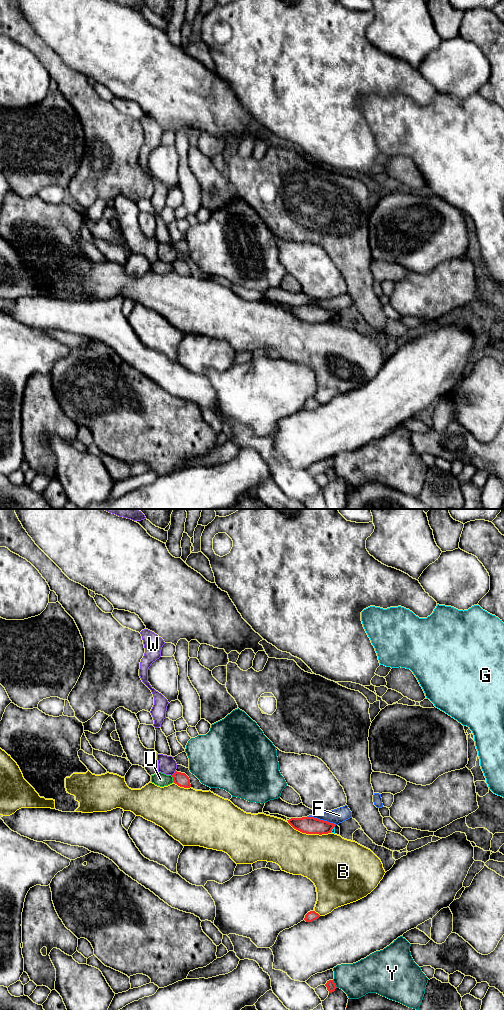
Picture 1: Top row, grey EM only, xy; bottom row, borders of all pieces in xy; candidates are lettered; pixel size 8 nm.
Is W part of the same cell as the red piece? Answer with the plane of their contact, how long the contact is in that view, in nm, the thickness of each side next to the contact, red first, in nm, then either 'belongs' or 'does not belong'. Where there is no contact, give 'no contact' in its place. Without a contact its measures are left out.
contact in xy; length 60 nm; calibres 110 and 140 nm; does not belong

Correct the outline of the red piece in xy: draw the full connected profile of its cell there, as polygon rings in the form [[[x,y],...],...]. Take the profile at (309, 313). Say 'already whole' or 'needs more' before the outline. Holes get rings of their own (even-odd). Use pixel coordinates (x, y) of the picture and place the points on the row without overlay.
already whole; [[[314,305],[291,306],[287,309],[294,317],[306,322],[328,322],[336,314]]]

